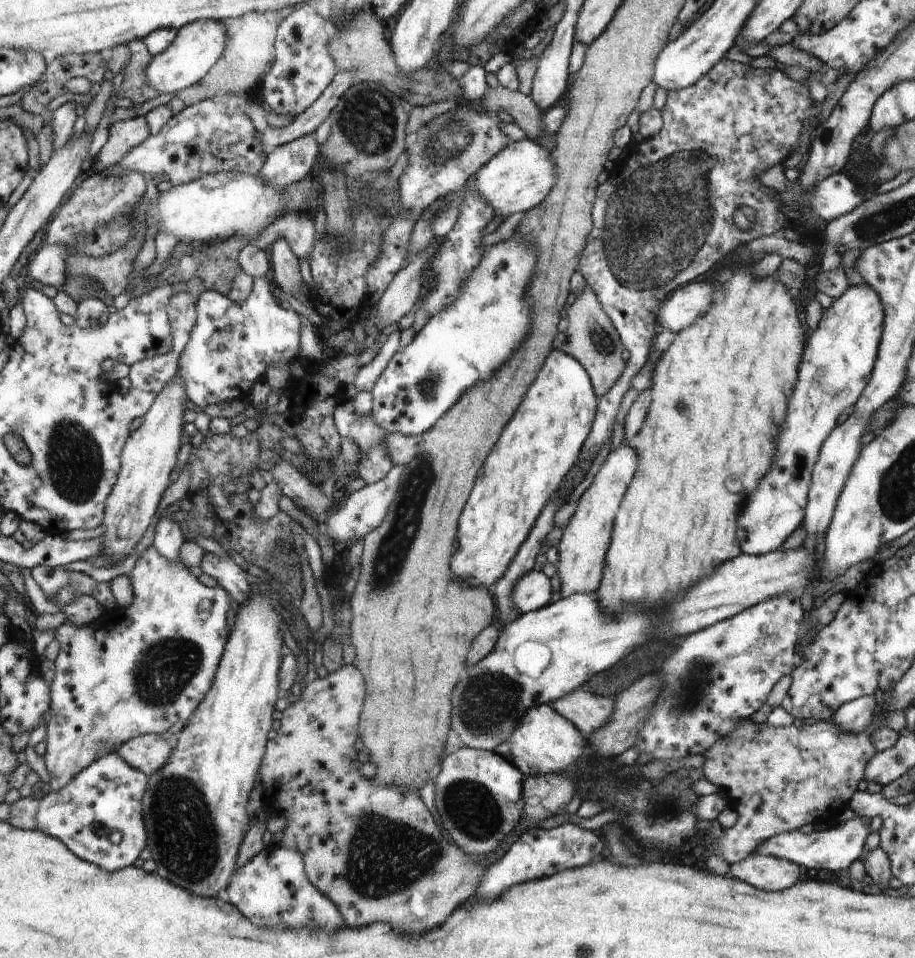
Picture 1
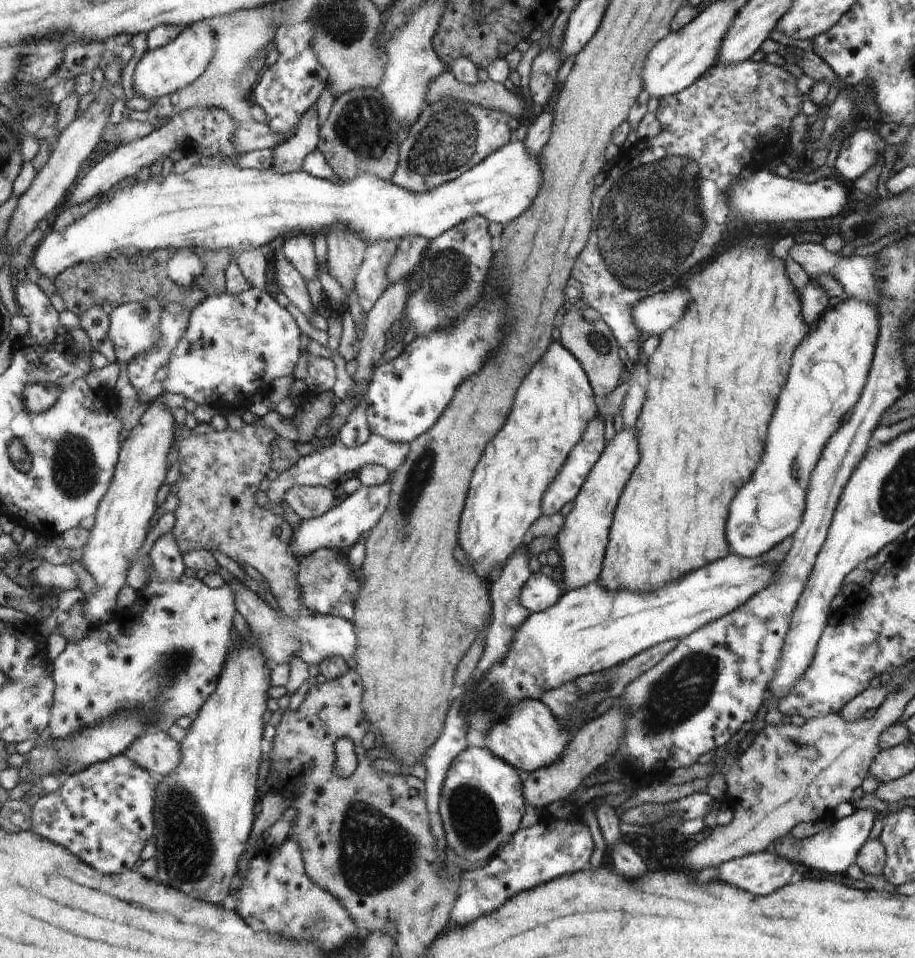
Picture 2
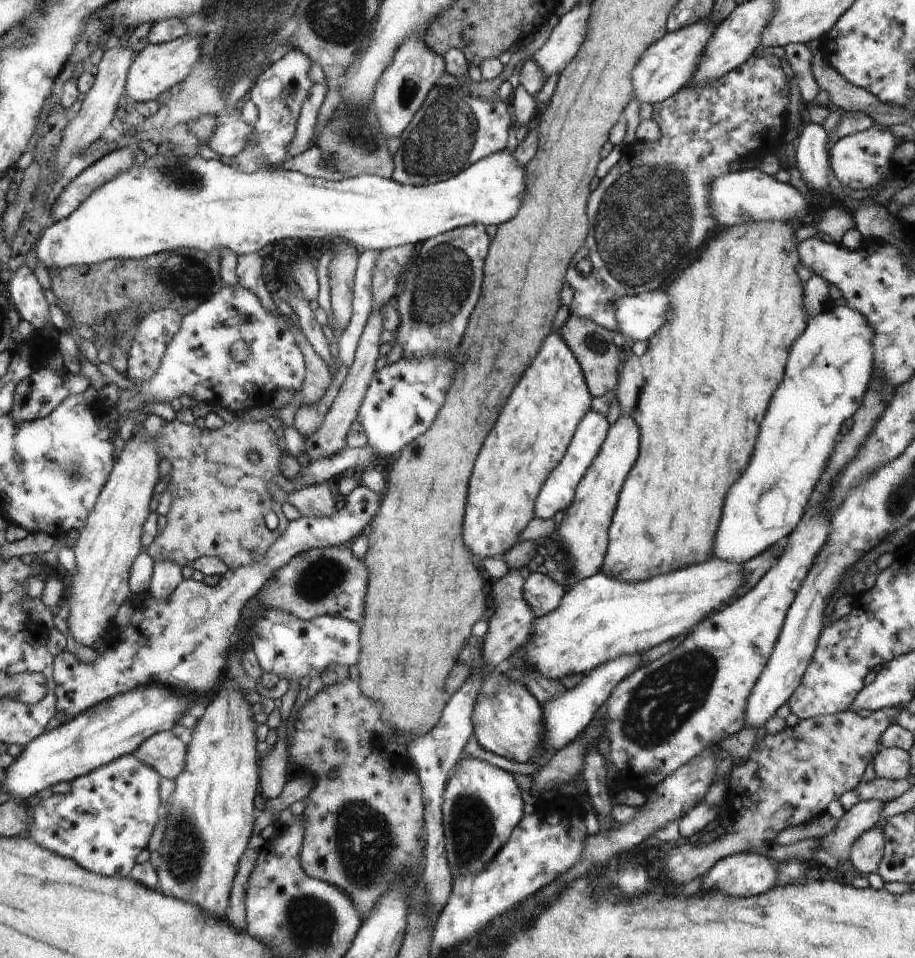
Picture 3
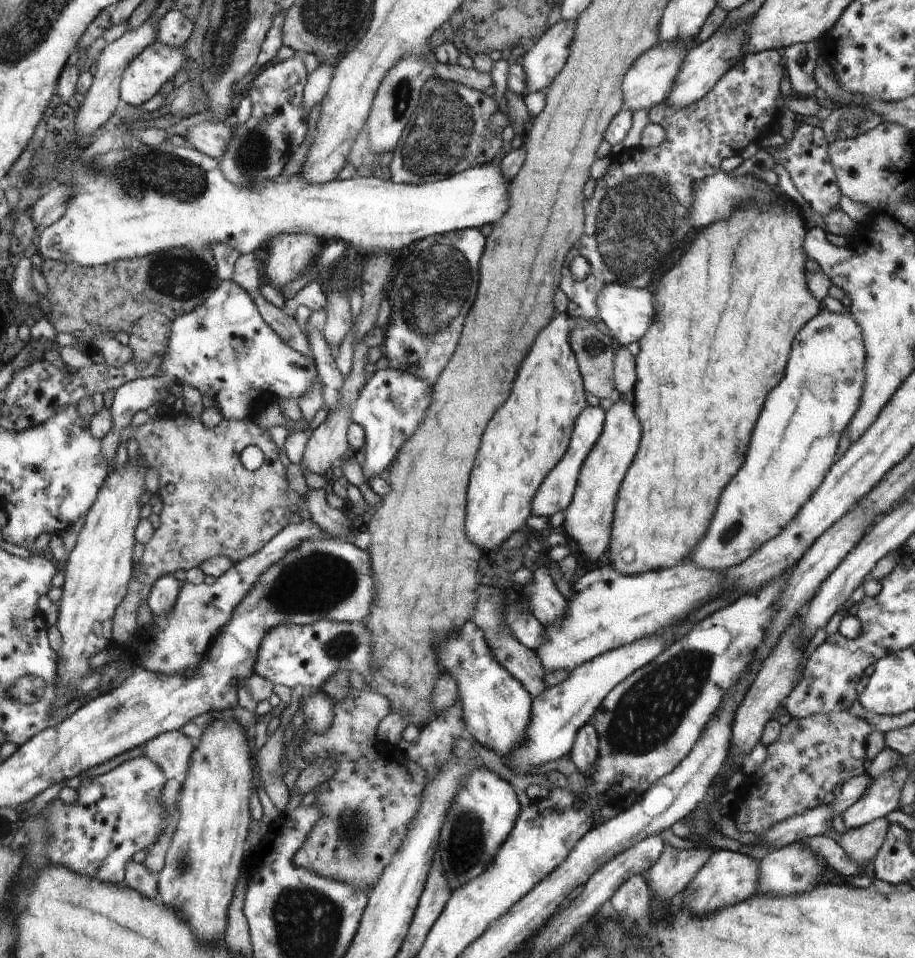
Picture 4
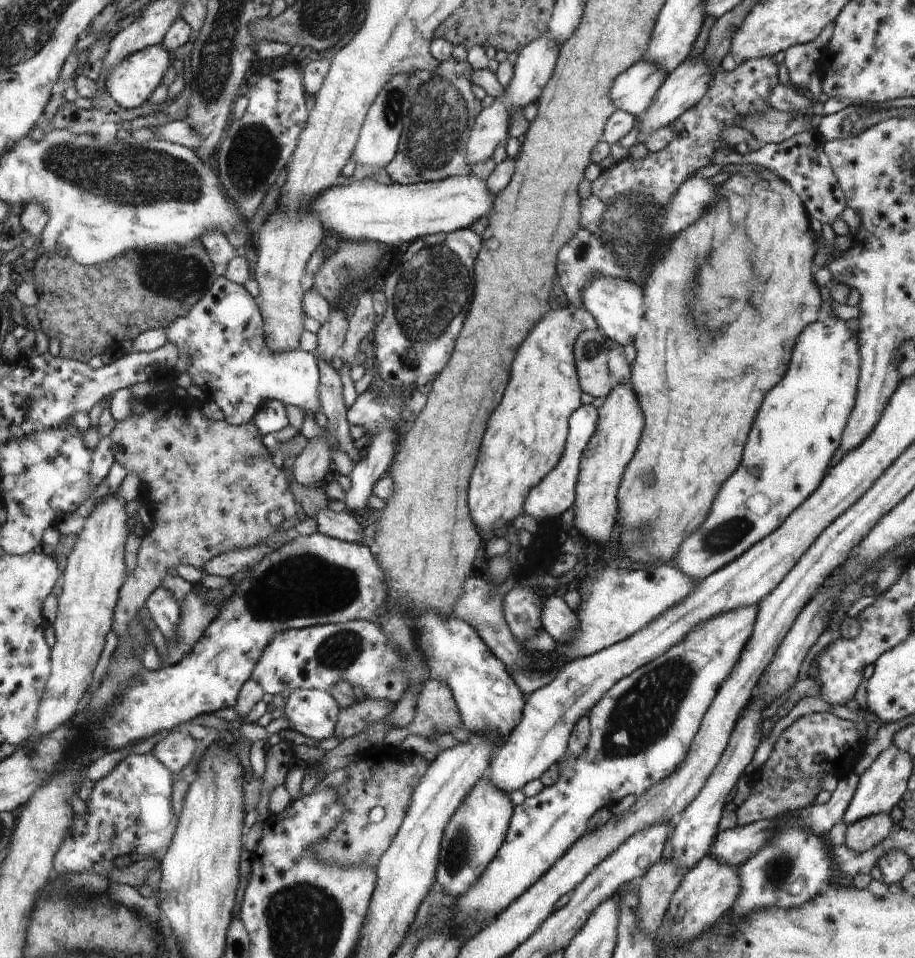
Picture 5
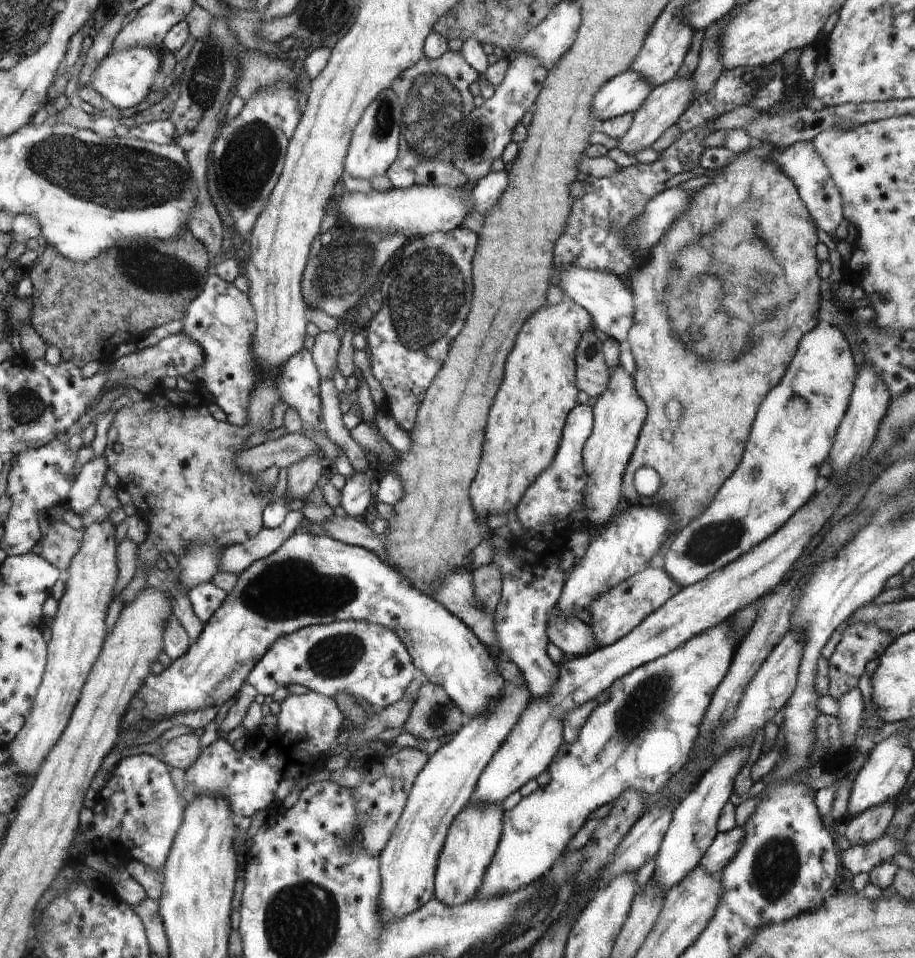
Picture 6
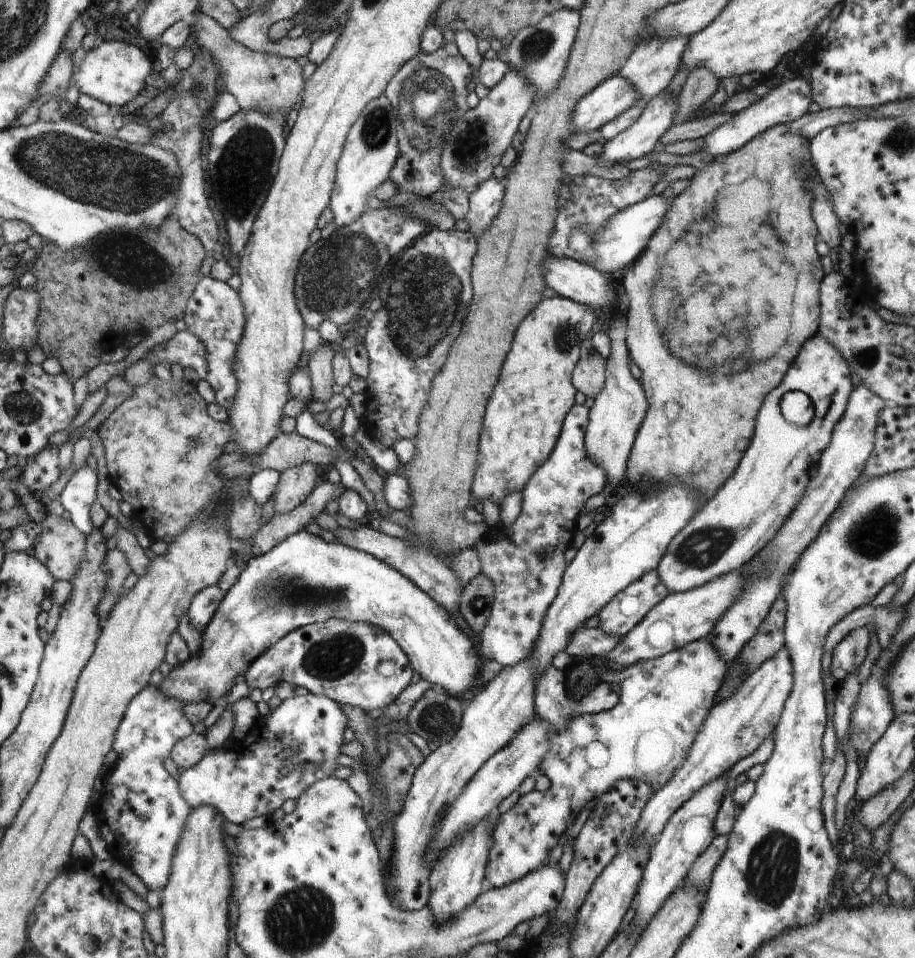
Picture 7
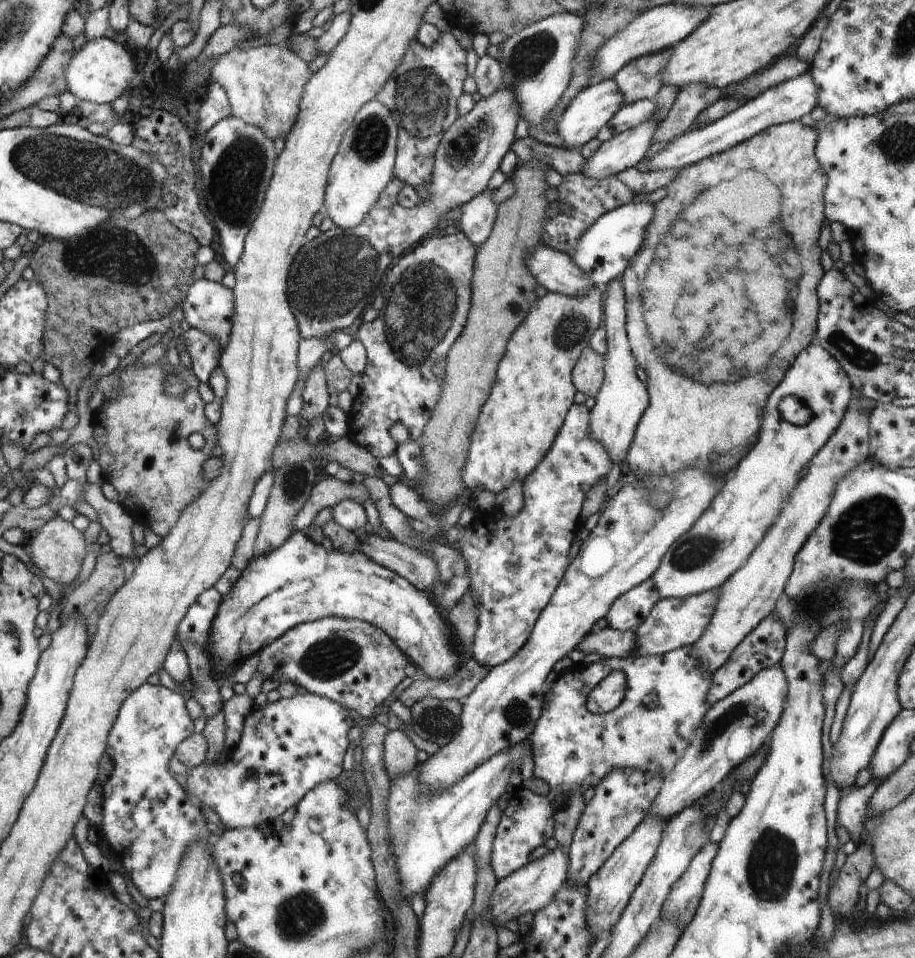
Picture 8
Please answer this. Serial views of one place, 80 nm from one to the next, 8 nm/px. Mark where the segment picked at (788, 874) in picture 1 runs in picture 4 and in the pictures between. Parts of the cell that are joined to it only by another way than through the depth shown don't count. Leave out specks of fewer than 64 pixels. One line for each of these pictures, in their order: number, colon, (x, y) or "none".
2: (762, 873)
3: (749, 874)
4: (727, 878)

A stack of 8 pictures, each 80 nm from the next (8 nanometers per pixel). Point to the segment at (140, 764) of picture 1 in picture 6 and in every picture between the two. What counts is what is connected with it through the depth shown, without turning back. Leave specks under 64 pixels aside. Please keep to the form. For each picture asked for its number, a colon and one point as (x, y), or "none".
2: (157, 752)
3: (164, 751)
4: (172, 751)
5: (176, 751)
6: (180, 752)

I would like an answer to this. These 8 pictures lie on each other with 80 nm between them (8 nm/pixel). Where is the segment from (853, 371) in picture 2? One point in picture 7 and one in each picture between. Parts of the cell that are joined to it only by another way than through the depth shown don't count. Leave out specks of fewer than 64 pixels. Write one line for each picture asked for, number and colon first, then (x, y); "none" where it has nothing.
3: (830, 365)
4: (795, 444)
5: (796, 435)
6: (778, 475)
7: (746, 514)

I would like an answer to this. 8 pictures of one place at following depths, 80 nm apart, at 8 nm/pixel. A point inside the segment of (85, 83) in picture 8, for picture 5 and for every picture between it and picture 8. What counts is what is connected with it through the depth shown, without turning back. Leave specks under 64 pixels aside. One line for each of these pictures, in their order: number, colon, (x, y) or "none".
5: (130, 84)
6: (124, 77)
7: (114, 72)

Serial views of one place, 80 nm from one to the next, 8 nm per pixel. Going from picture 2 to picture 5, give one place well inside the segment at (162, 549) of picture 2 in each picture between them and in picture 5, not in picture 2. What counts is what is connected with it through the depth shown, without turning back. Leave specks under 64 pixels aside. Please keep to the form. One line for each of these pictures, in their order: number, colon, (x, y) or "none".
3: (167, 574)
4: (163, 596)
5: (164, 609)

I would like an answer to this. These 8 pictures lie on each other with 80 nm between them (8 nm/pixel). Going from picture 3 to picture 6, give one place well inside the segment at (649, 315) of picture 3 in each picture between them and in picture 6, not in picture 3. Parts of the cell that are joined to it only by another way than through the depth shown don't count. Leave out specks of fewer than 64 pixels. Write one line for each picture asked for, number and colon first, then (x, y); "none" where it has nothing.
4: (628, 312)
5: (617, 305)
6: (608, 298)

